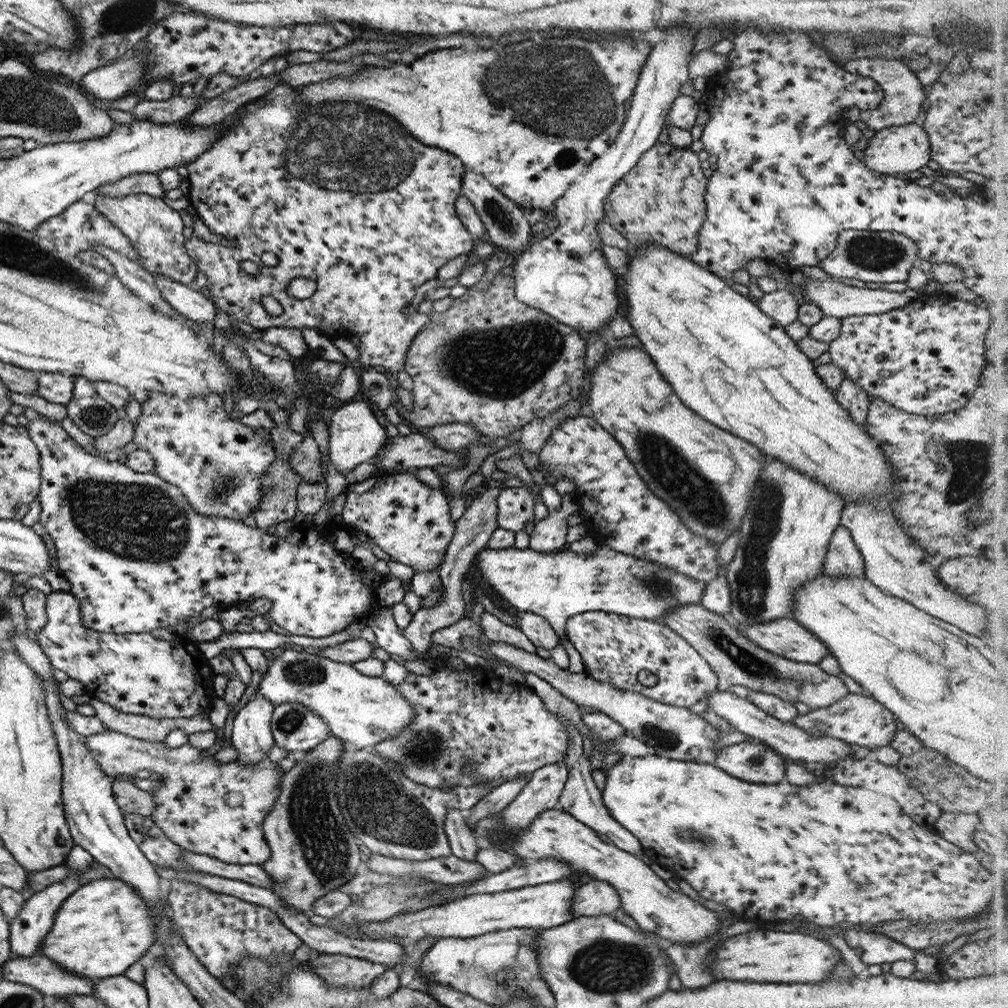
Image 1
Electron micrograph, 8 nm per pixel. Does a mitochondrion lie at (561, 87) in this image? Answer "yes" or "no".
yes

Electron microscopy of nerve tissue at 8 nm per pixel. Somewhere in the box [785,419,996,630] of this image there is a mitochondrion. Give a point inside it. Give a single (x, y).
(967, 458)

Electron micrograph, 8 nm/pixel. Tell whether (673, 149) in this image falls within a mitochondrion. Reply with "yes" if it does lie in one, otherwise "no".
no

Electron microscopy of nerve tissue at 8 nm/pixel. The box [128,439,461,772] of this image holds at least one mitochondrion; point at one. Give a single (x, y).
(223, 486)

